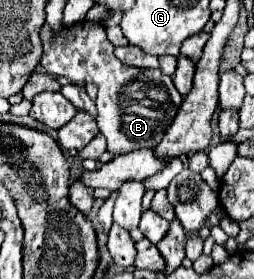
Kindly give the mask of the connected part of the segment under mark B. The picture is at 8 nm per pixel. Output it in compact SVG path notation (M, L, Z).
M80 22L64 26L58 34L52 34L48 26L40 32L44 54L40 66L52 76L66 76L74 84L98 86L98 128L108 140L108 152L120 156L140 148L154 148L166 134L166 128L174 122L182 96L174 88L172 78L160 68L134 68L122 64L114 56L114 46L106 38L106 28L94 22Z

